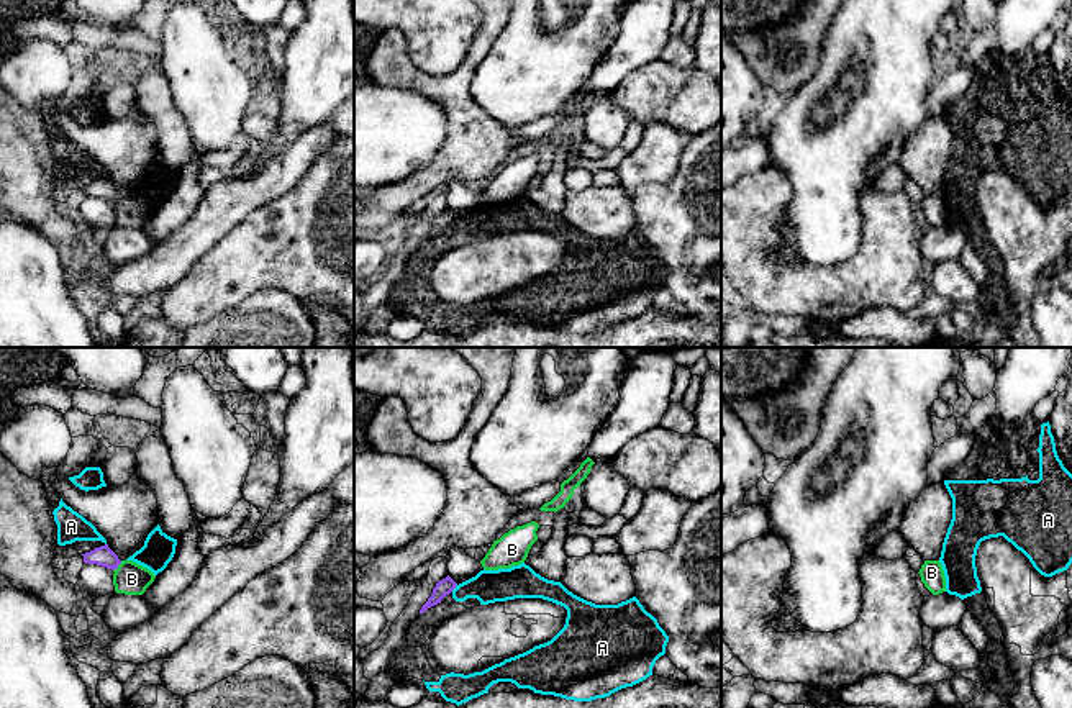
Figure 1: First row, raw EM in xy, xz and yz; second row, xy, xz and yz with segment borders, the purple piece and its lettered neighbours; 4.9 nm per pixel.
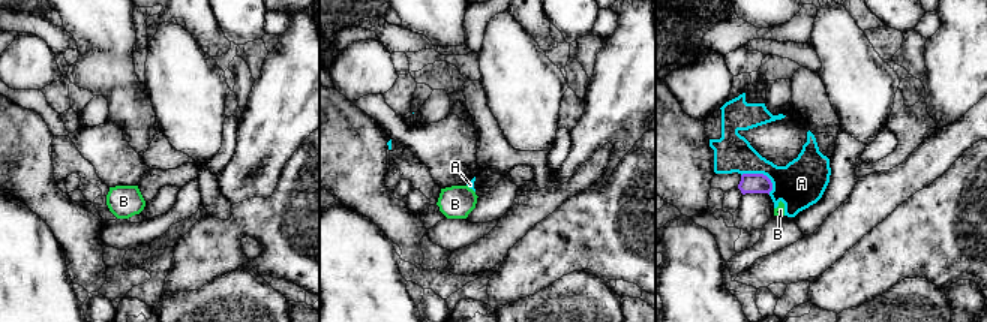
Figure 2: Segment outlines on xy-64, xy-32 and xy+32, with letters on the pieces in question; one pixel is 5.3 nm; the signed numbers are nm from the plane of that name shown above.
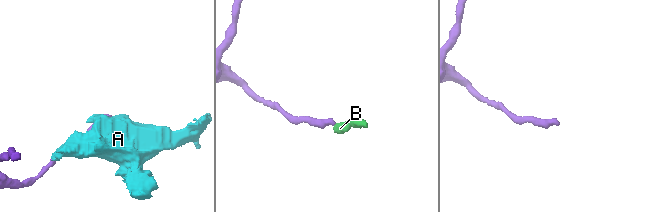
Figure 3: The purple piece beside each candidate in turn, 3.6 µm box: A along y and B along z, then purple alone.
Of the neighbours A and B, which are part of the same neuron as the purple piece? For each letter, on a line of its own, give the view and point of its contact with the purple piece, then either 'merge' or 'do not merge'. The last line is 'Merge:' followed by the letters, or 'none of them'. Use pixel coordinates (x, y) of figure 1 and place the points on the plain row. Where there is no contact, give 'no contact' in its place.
A: xz (454, 220) | do not merge
B: xy (118, 197) | do not merge
Merge: none of them

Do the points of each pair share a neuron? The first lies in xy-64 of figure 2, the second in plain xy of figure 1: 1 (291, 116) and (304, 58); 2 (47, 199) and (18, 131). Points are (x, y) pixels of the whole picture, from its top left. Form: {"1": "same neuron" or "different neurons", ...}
{"1": "same neuron", "2": "same neuron"}

